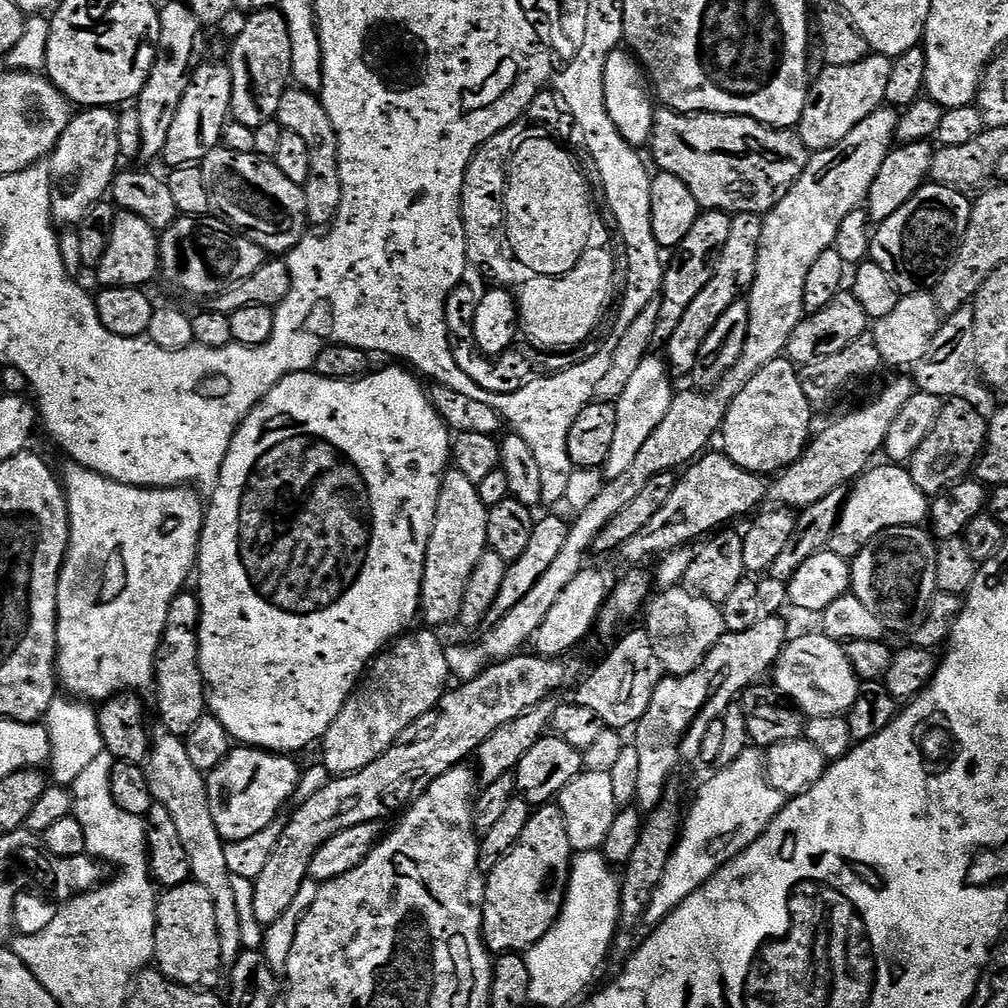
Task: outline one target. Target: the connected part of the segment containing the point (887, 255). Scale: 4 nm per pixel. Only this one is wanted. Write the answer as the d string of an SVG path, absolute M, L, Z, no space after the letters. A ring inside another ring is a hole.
M925 183L898 214L890 214L890 218L873 231L870 258L890 274L900 293L935 289L936 283L944 277L970 222L973 201L968 198L957 188Z

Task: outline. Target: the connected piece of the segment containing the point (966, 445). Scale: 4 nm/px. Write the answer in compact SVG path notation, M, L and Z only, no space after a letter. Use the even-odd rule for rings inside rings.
M948 398L941 403L940 413L930 434L926 434L922 446L914 450L912 459L906 465L910 478L914 478L914 486L918 486L918 490L922 490L929 498L935 498L940 493L947 492L953 485L965 479L975 469L976 461L984 452L984 444L988 441L989 417L983 416L970 401L964 399L968 398Z

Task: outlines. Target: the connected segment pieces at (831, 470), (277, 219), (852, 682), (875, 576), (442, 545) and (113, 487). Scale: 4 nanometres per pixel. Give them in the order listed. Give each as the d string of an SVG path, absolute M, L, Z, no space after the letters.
M911 379L892 380L881 390L877 400L862 405L857 412L846 413L841 420L834 421L829 428L824 428L821 432L819 429L804 449L803 456L779 473L775 483L771 483L767 499L773 500L771 503L776 506L803 510L814 502L822 502L826 494L839 492L845 486L851 485L868 471L875 461L872 459L881 455L886 434L890 434L890 426L902 414L902 408L917 391Z
M221 146L210 150L198 167L202 170L202 178L206 178L206 190L212 203L211 211L233 230L254 242L266 254L287 254L298 242L305 239L306 230L310 225L306 214L306 194L301 185L290 182L282 170L278 170L275 159L257 156L255 152L239 153L228 147Z
M813 630L809 636L800 636L797 640L796 637L789 639L782 654L776 659L775 676L776 691L808 718L847 713L848 709L854 706L854 698L858 698L861 685L846 658L844 644L839 640L831 640L819 630Z
M909 526L906 528L888 528L880 536L875 536L850 561L852 565L852 591L851 595L862 598L862 602L873 614L882 618L885 629L889 633L904 632L911 633L913 628L923 624L926 614L930 610L930 602L938 591L938 554L937 541L931 531L920 526Z
M455 466L449 467L444 473L440 493L438 494L438 506L434 514L434 526L426 546L426 558L424 559L424 573L422 574L422 590L420 591L420 612L425 625L440 630L443 624L456 624L460 619L462 602L466 594L466 582L470 582L470 574L474 574L474 566L482 558L488 547L488 510L482 506L482 498L478 498L478 490L474 482L469 482L462 475L462 470Z
M71 462L65 463L64 472L62 471L62 483L64 490L68 498L68 554L64 558L64 565L60 571L60 581L58 582L58 614L56 615L56 671L58 673L59 683L68 692L73 692L73 697L79 698L84 702L103 702L116 695L117 692L130 692L133 690L141 690L153 683L154 673L156 671L156 652L160 649L160 639L164 633L164 628L168 624L168 611L170 610L170 602L174 602L174 598L179 592L185 591L186 585L184 584L188 580L188 575L193 575L194 569L198 564L198 557L200 554L200 535L204 529L204 514L206 511L205 501L200 501L201 493L192 486L181 486L178 488L139 488L133 484L123 484L122 482L114 482L109 476L103 476L98 474L94 470L86 470L80 467L78 464Z

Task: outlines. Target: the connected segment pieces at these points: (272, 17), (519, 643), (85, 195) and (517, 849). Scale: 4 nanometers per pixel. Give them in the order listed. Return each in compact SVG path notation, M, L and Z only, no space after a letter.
M279 8L258 10L251 13L246 19L244 29L238 34L232 48L232 110L231 119L244 127L256 129L262 122L276 119L278 106L282 103L282 94L293 83L292 63L290 62L290 30L286 26L286 18Z
M881 106L872 112L842 142L832 148L815 153L809 159L806 170L794 182L787 194L773 206L763 217L764 229L760 239L758 270L752 287L746 293L748 305L748 337L744 350L735 366L716 384L716 387L692 392L677 391L672 405L666 411L666 416L658 424L658 428L650 434L650 438L642 445L642 450L630 470L623 472L618 478L607 481L604 489L591 502L590 506L577 511L568 525L566 542L559 552L558 558L547 568L546 574L534 582L534 587L510 614L506 614L497 624L491 625L481 644L456 644L445 647L446 666L457 681L473 680L482 674L486 662L508 660L517 655L524 643L531 641L536 632L546 622L546 614L550 614L554 602L562 595L562 590L574 582L579 572L584 571L586 561L592 552L592 543L606 526L610 526L625 506L630 506L650 478L658 478L663 472L676 472L693 463L709 447L712 439L717 439L718 433L724 427L724 419L728 407L738 398L738 394L758 374L770 366L770 362L781 359L788 351L790 334L794 334L794 326L803 320L806 313L802 294L806 290L806 278L810 274L810 266L818 259L818 254L836 243L838 226L846 214L861 207L867 201L868 191L874 182L874 174L878 174L878 166L888 157L890 149L896 140L896 128L900 125L897 109L891 106Z
M111 107L79 111L56 144L50 157L50 167L52 219L57 225L78 226L82 218L86 218L86 214L90 214L90 210L109 195L112 179L122 164L118 150L119 121L119 115Z
M549 802L537 807L532 817L526 822L526 830L522 830L522 838L494 866L492 872L487 873L484 881L484 913L482 914L482 930L484 944L489 953L503 954L505 952L527 953L539 940L545 936L556 924L564 899L568 893L568 879L572 873L574 853L570 846L570 838L566 834L566 822L562 818L559 807Z

